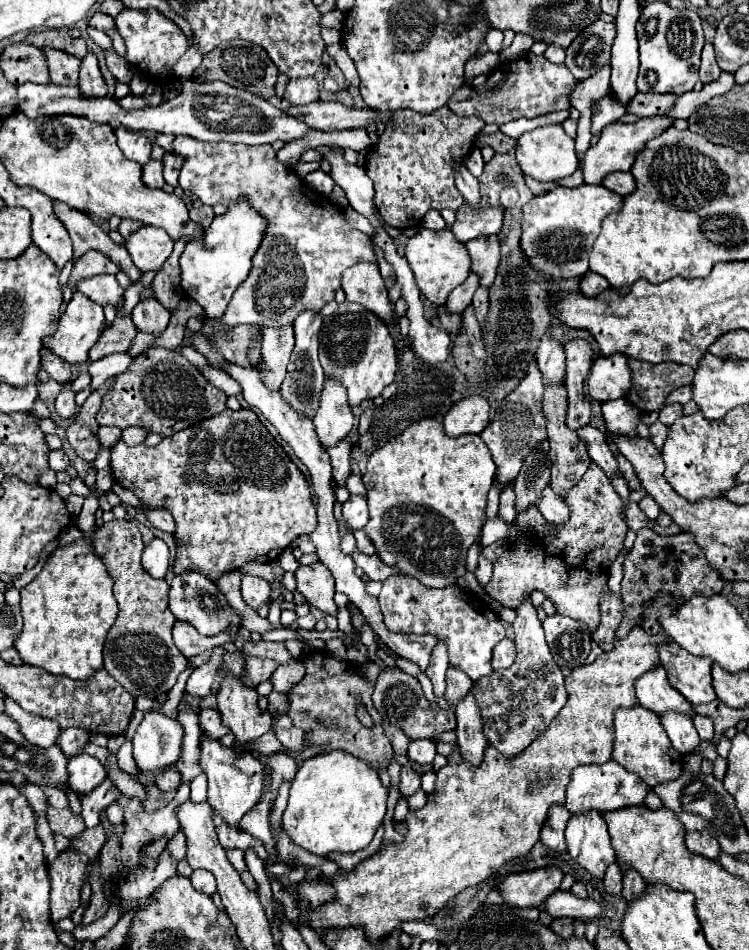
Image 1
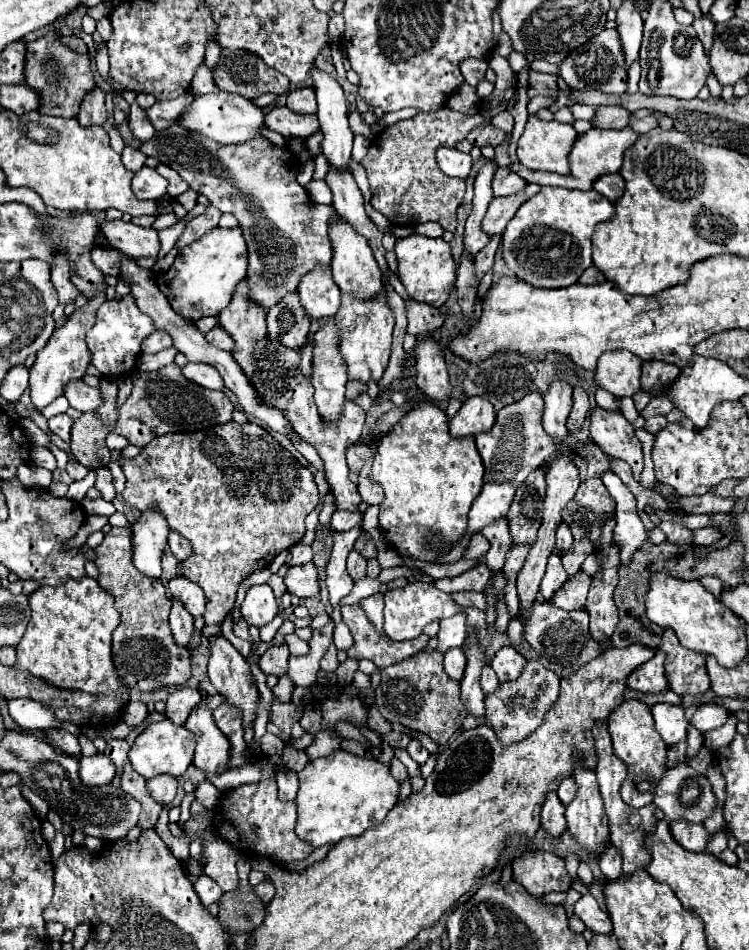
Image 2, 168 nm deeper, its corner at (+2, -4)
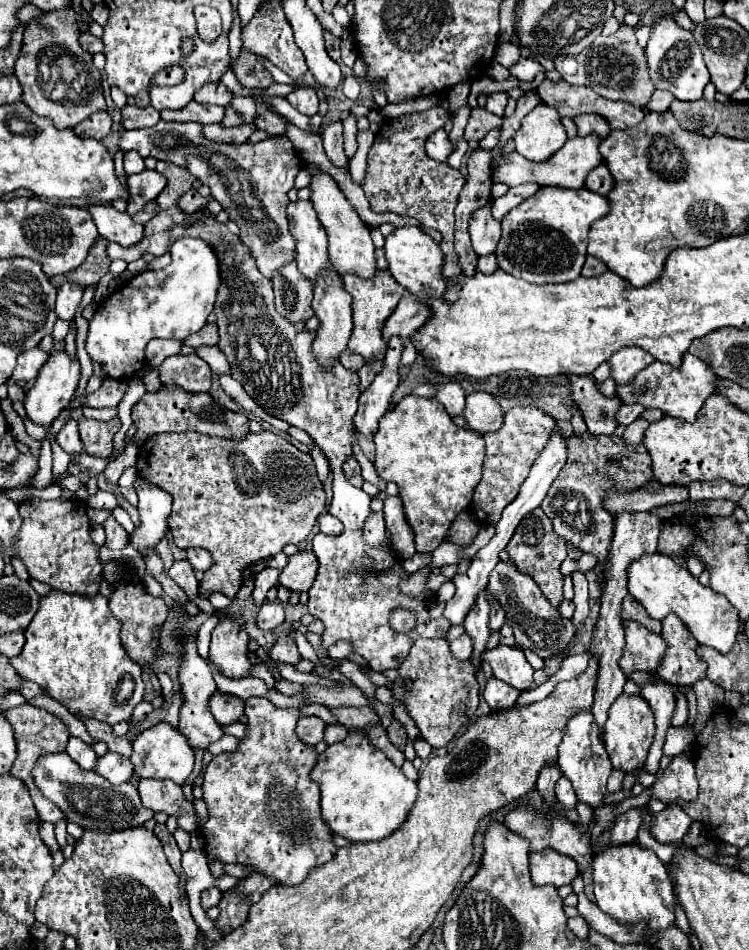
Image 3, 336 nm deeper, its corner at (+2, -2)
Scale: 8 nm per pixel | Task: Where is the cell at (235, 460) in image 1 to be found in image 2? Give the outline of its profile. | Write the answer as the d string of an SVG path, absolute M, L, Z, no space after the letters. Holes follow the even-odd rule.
M228 422L224 426L214 426L214 428L208 428L208 430L200 430L200 432L188 432L188 434L164 434L164 436L156 436L148 446L144 446L142 452L138 455L138 458L132 458L132 460L120 460L120 466L126 474L126 488L122 492L124 500L138 508L140 512L146 510L148 506L152 504L158 504L162 514L166 516L168 524L172 530L176 530L178 534L182 534L190 544L192 544L192 550L194 554L182 562L184 564L184 576L192 582L196 582L204 594L206 594L206 612L204 612L204 622L210 626L210 624L216 624L220 626L224 616L234 608L234 600L236 600L236 590L238 590L238 584L248 578L256 568L266 568L270 566L270 562L282 552L282 550L288 550L292 548L294 544L298 544L304 536L304 518L318 506L320 502L320 494L318 494L318 488L316 488L316 482L314 482L314 476L308 468L300 466L294 456L280 446L280 452L276 450L278 444L276 440L258 424L254 422L246 422L246 424L238 424L238 422Z

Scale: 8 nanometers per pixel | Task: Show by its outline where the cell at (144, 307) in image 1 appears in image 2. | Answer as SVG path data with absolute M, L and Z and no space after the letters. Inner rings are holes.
M156 330L154 334L150 334L144 342L142 342L142 352L144 354L156 354L156 352L160 352L160 350L164 350L164 348L170 348L174 342L170 340L170 336L166 334L166 332L162 332L162 330Z

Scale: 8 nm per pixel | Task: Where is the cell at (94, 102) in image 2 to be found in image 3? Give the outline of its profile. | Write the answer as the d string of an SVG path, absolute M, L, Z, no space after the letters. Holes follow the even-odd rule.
M100 110L100 112L94 112L90 114L84 122L80 122L74 132L82 138L96 138L96 140L102 140L108 132L110 132L110 126L112 126L112 118L106 110Z

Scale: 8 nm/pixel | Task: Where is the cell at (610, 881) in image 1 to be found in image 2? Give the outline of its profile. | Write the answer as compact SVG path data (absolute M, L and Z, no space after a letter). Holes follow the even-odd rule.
M606 848L600 856L600 870L608 880L616 880L622 874L622 856L618 856L618 848Z

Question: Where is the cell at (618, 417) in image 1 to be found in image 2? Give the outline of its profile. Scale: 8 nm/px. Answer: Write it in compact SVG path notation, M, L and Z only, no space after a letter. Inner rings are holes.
M596 386L596 404L600 408L608 408L608 410L618 410L618 400L614 396L610 396L610 392L606 392L604 388Z

